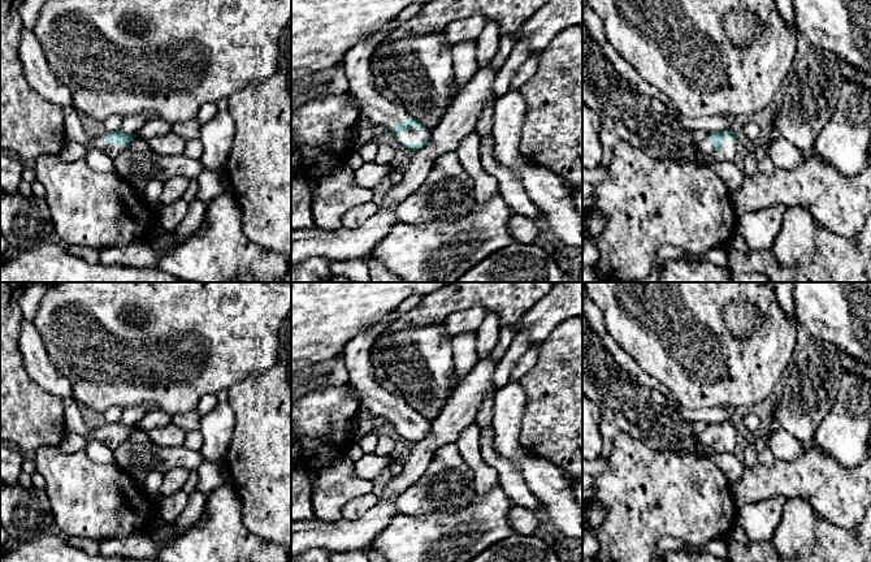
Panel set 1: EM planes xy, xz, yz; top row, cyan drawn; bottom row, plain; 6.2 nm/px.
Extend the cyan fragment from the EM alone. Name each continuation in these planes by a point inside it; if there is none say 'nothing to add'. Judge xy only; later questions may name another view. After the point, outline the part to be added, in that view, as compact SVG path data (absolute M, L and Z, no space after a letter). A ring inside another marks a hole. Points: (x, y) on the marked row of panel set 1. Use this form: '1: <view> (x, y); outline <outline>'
1: xy (74, 129); outline M73 104L64 107L64 118L66 140L78 142L83 144L86 150L99 150L105 152L110 159L117 157L124 151L124 146L109 144L107 142L107 133L90 138L86 133L83 122L81 121L81 113Z

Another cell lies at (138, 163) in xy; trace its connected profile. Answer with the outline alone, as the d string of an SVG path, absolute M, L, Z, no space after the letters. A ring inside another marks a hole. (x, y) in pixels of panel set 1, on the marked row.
M135 137L130 146L113 159L114 172L133 185L157 180L165 183L176 177L198 178L204 172L200 160L186 155L160 155L140 137Z

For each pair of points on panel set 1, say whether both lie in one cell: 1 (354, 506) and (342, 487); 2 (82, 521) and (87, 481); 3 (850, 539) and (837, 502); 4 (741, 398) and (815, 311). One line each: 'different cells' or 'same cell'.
1: different cells
2: same cell
3: different cells
4: different cells

